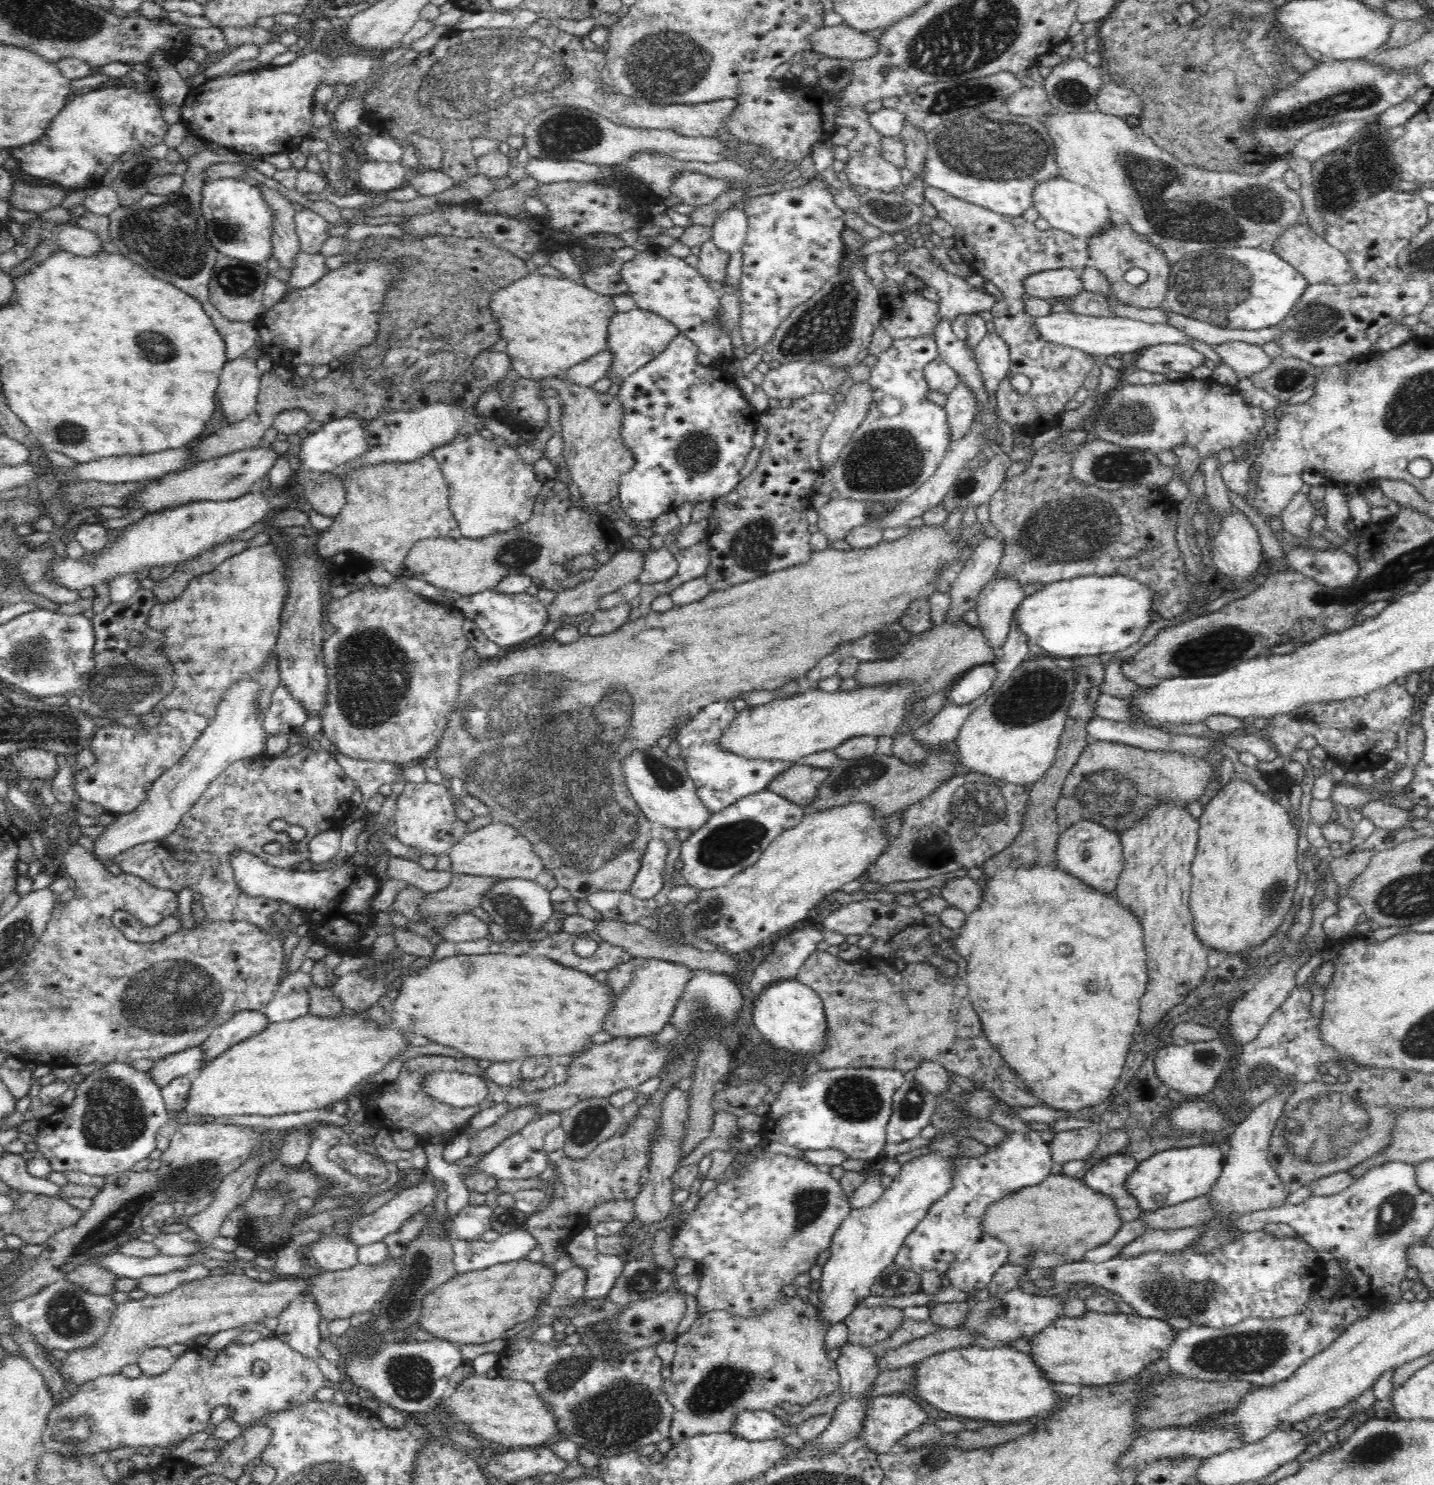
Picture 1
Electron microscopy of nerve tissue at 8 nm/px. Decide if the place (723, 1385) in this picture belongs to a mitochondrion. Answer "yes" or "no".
yes

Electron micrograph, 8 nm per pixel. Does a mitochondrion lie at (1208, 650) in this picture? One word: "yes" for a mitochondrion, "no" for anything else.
yes

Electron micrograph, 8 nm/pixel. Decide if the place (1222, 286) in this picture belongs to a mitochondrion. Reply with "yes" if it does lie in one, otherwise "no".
yes

